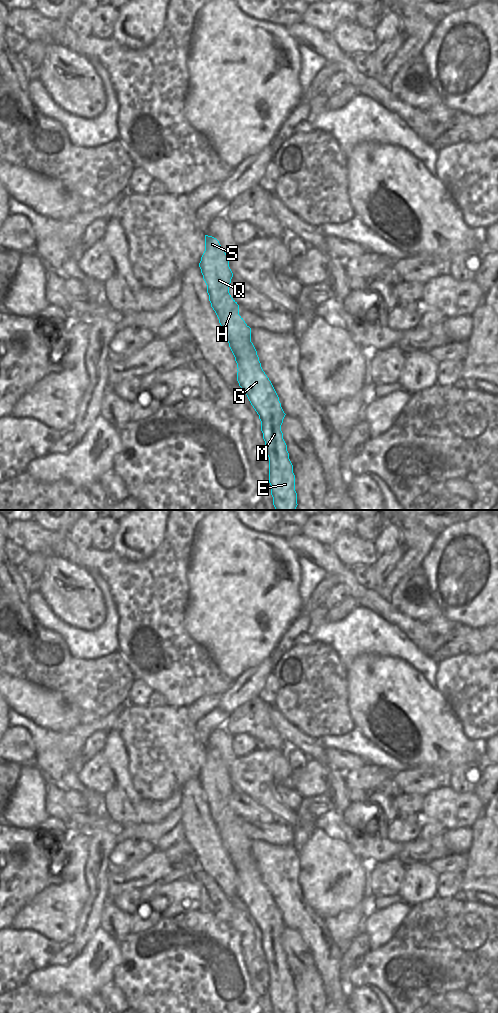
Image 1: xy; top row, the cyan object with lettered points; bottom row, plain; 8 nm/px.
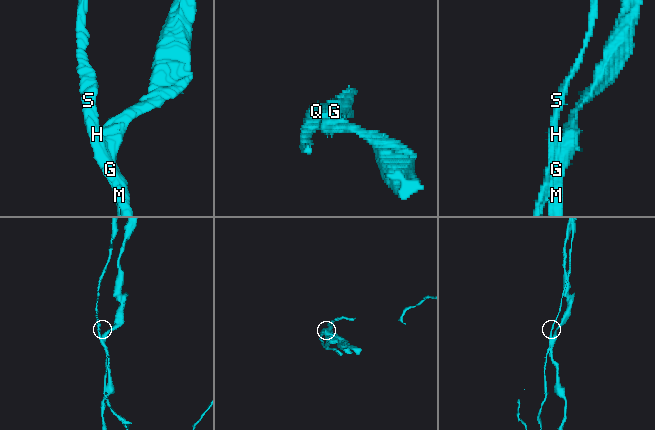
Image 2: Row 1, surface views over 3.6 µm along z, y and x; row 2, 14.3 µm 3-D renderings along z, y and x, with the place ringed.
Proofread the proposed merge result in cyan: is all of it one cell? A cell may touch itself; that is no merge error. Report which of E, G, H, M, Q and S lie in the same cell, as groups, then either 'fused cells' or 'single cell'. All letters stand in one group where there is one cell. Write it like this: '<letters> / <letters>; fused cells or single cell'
E G M / H Q S; fused cells

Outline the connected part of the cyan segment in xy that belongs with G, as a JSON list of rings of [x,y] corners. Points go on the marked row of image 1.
[[[252,342],[235,361],[239,386],[261,421],[261,431],[269,457],[269,483],[273,505],[276,510],[295,510],[298,505],[295,475],[281,431],[286,414],[271,381],[261,367]]]

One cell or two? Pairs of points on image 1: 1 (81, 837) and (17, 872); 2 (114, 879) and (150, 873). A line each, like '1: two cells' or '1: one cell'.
1: two cells
2: one cell

